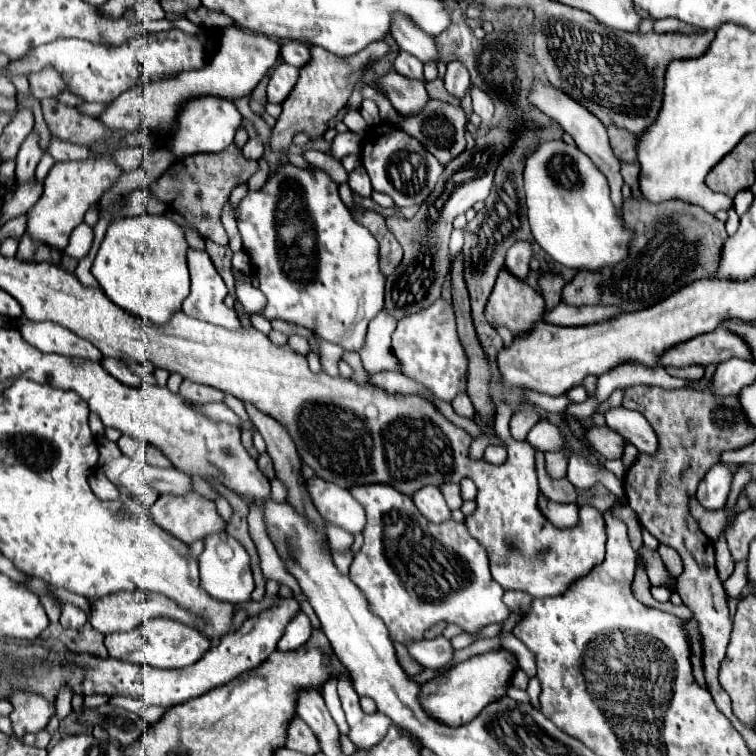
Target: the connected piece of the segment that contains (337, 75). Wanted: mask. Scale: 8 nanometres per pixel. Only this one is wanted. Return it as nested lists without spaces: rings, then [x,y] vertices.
[[[373,42],[371,46],[363,48],[363,52],[353,54],[351,58],[333,58],[333,54],[323,50],[321,46],[311,46],[311,62],[301,68],[301,78],[293,88],[293,92],[289,94],[289,98],[283,102],[283,112],[271,130],[271,136],[269,136],[271,150],[279,154],[287,152],[293,142],[293,136],[299,132],[307,134],[309,140],[323,136],[325,130],[329,128],[329,120],[347,104],[347,98],[355,88],[355,82],[359,80],[361,70],[371,60],[377,60],[387,52],[389,52],[389,46],[385,42]]]

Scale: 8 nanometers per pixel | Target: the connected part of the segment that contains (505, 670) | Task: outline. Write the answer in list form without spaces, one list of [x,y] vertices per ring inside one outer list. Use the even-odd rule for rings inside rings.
[[[491,650],[479,656],[473,656],[457,666],[453,666],[447,672],[437,674],[433,680],[421,684],[419,702],[423,710],[433,716],[437,722],[459,728],[461,724],[471,722],[489,702],[501,698],[505,694],[505,688],[511,680],[513,670],[517,668],[515,658],[507,650]]]

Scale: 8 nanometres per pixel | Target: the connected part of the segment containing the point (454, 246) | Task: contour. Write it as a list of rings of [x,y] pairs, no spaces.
[[[453,230],[449,242],[449,262],[453,262],[453,258],[461,252],[461,248],[463,248],[463,230]]]

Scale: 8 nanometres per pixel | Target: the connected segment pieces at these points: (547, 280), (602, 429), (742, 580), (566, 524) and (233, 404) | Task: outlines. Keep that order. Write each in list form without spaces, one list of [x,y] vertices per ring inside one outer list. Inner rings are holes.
[[[547,272],[547,274],[541,274],[539,278],[539,286],[541,286],[541,294],[545,298],[545,308],[551,310],[553,306],[557,306],[561,302],[561,290],[567,282],[563,280],[561,274],[555,274],[555,272]]]
[[[591,424],[589,428],[583,428],[583,436],[585,442],[605,460],[611,458],[621,458],[623,454],[623,446],[625,446],[625,438],[619,436],[617,432],[613,432],[609,426],[597,426]]]
[[[743,560],[743,562],[735,564],[735,572],[731,574],[729,580],[723,582],[723,586],[725,586],[725,592],[729,594],[729,598],[739,598],[745,584],[747,584],[747,562]]]
[[[549,502],[549,506],[546,507],[543,514],[555,528],[573,528],[579,522],[577,504]]]
[[[227,394],[223,402],[225,402],[225,404],[227,404],[227,406],[237,414],[237,416],[241,416],[243,420],[247,420],[247,412],[245,412],[245,406],[243,406],[241,400],[237,400],[237,398],[233,398],[231,394]]]

